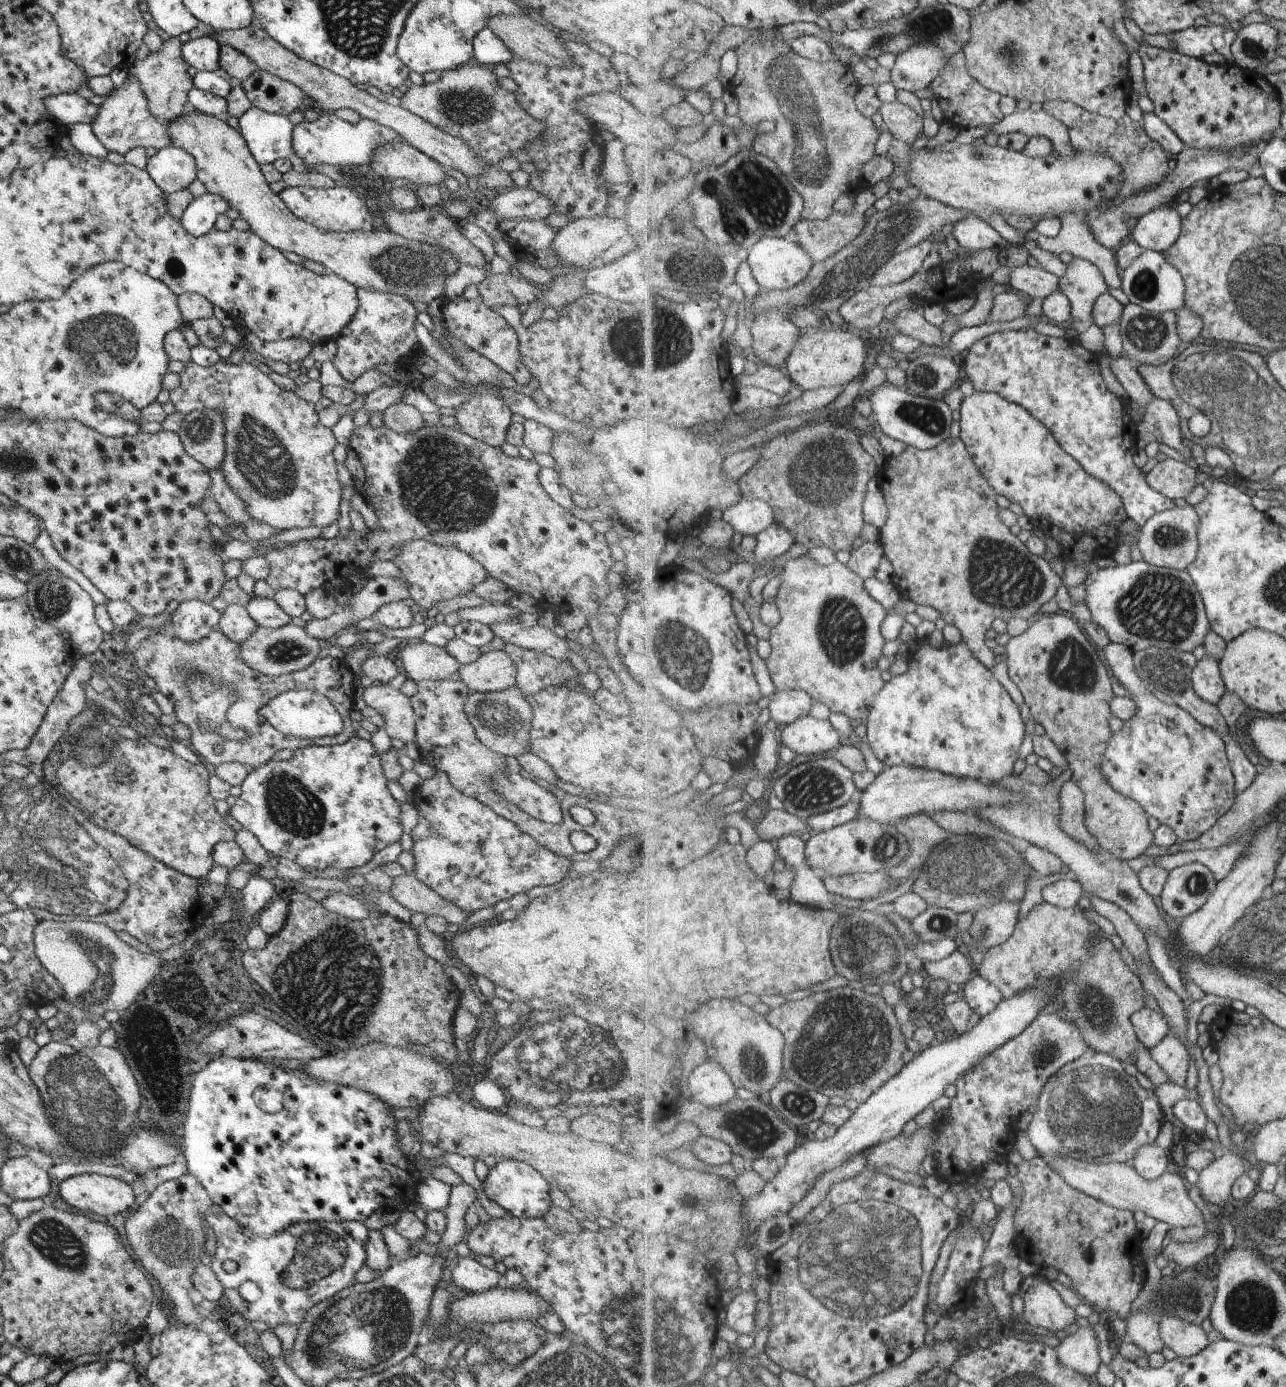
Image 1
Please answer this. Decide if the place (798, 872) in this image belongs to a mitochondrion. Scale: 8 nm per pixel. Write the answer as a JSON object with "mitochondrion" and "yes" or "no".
{"mitochondrion":"no"}

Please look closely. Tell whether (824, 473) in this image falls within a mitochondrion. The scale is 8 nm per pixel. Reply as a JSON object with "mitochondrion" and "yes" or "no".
{"mitochondrion":"yes"}

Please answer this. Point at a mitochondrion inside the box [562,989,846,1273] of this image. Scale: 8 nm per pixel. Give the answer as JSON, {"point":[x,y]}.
{"point":[753,1124]}

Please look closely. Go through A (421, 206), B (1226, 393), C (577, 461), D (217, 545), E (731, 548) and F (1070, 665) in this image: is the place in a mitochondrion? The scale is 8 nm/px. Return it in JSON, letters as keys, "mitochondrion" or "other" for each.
{"A":"other","B":"mitochondrion","C":"mitochondrion","D":"other","E":"other","F":"mitochondrion"}

